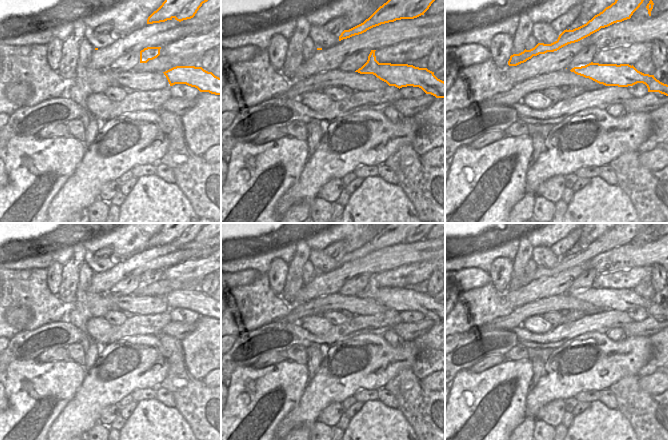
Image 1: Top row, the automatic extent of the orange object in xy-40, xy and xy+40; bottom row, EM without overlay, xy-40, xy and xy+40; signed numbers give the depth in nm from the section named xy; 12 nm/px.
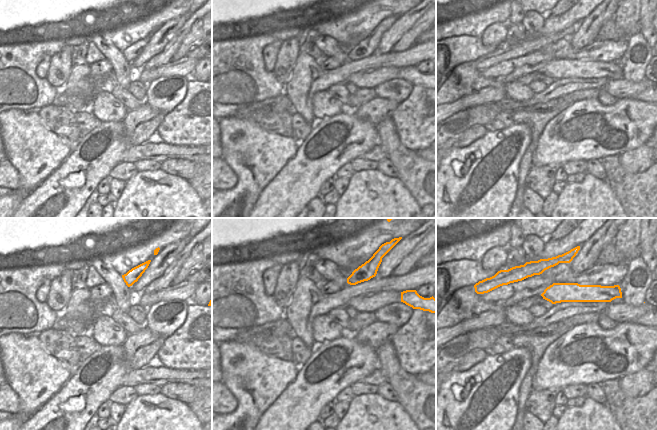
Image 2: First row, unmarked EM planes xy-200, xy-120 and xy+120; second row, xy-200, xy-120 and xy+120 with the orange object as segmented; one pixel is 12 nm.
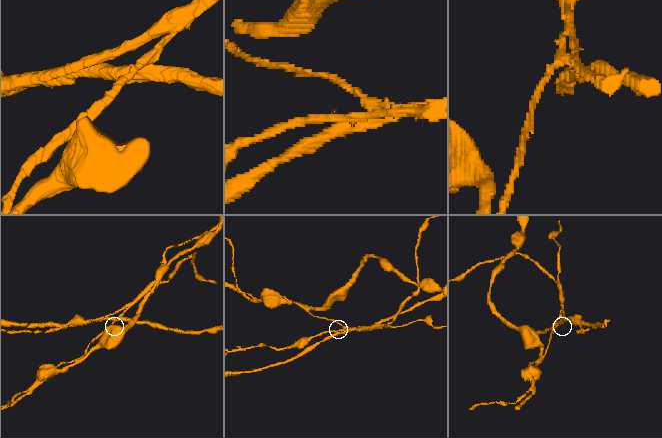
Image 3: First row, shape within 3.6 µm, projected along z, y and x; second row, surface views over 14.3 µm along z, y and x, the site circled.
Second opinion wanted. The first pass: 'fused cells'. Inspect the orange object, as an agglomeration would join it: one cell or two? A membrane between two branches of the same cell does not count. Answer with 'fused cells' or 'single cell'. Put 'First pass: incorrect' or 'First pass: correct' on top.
First pass: correct
fused cells

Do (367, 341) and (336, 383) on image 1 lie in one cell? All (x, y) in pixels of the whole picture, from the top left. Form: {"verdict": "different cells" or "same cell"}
{"verdict": "same cell"}

